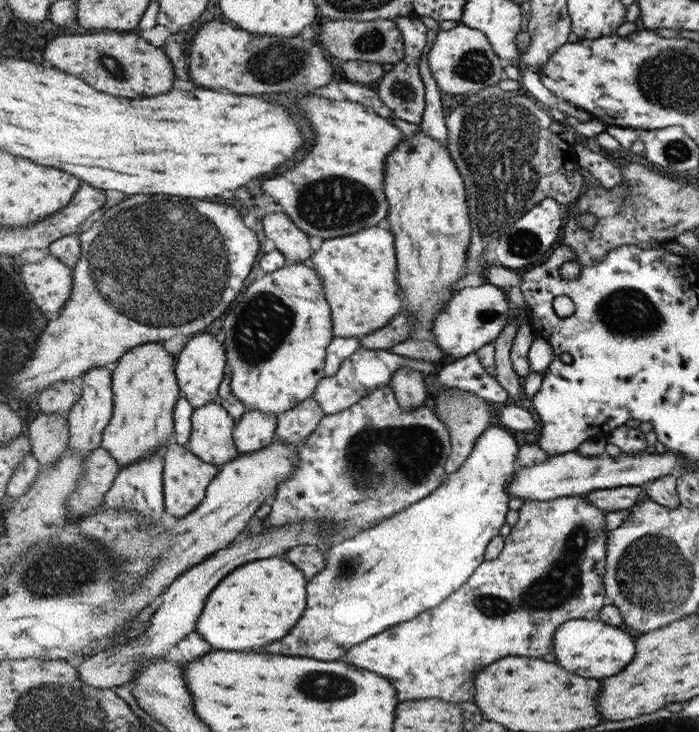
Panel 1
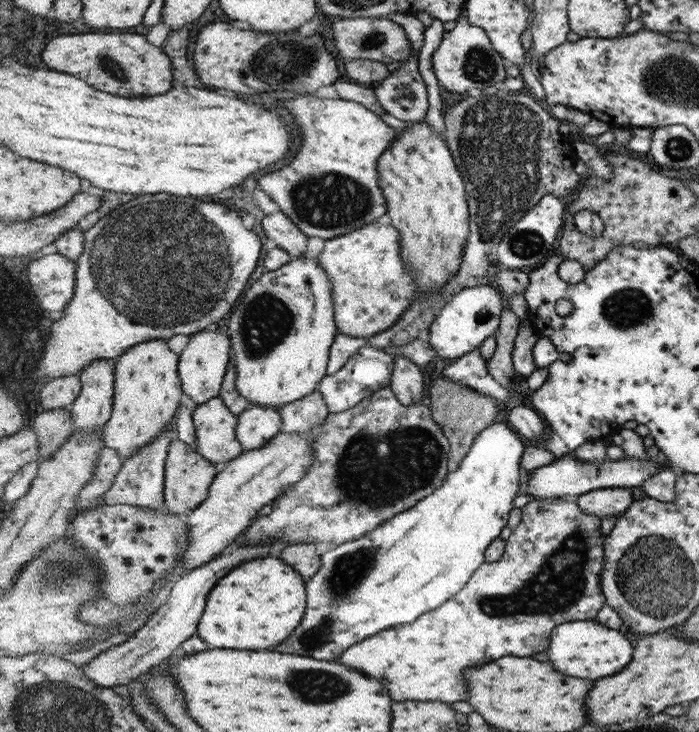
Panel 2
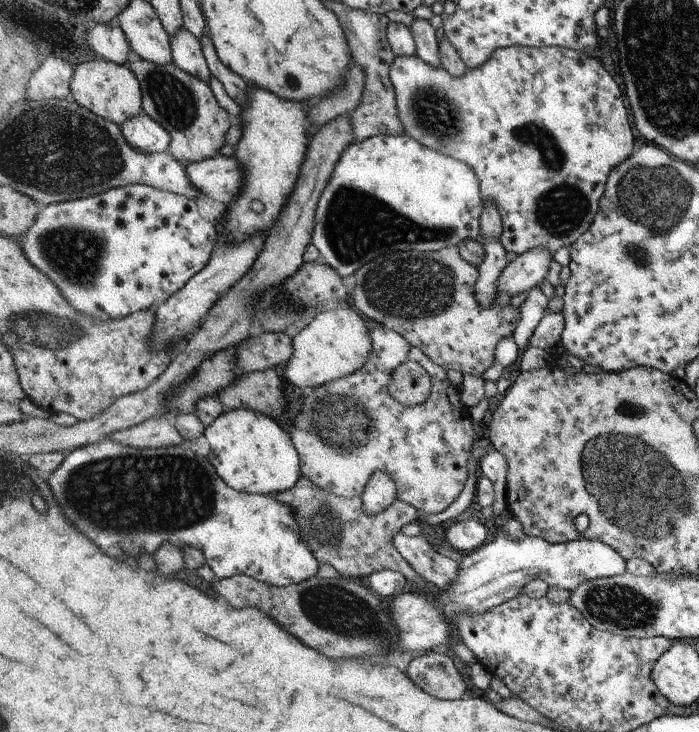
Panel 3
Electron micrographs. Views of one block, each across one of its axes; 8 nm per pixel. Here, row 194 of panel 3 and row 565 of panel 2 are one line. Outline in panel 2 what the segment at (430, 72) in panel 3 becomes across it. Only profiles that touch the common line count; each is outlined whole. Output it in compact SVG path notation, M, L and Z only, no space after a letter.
M535 499L521 508L520 524L505 541L505 551L496 562L484 562L471 576L462 591L447 600L442 607L420 615L414 623L392 627L378 635L361 640L347 648L336 662L380 676L392 688L392 700L444 701L459 703L467 698L467 678L462 676L468 667L492 663L503 656L531 657L548 652L554 628L574 620L595 620L606 606L602 587L604 571L604 536L600 534L600 517L583 512L575 499Z

